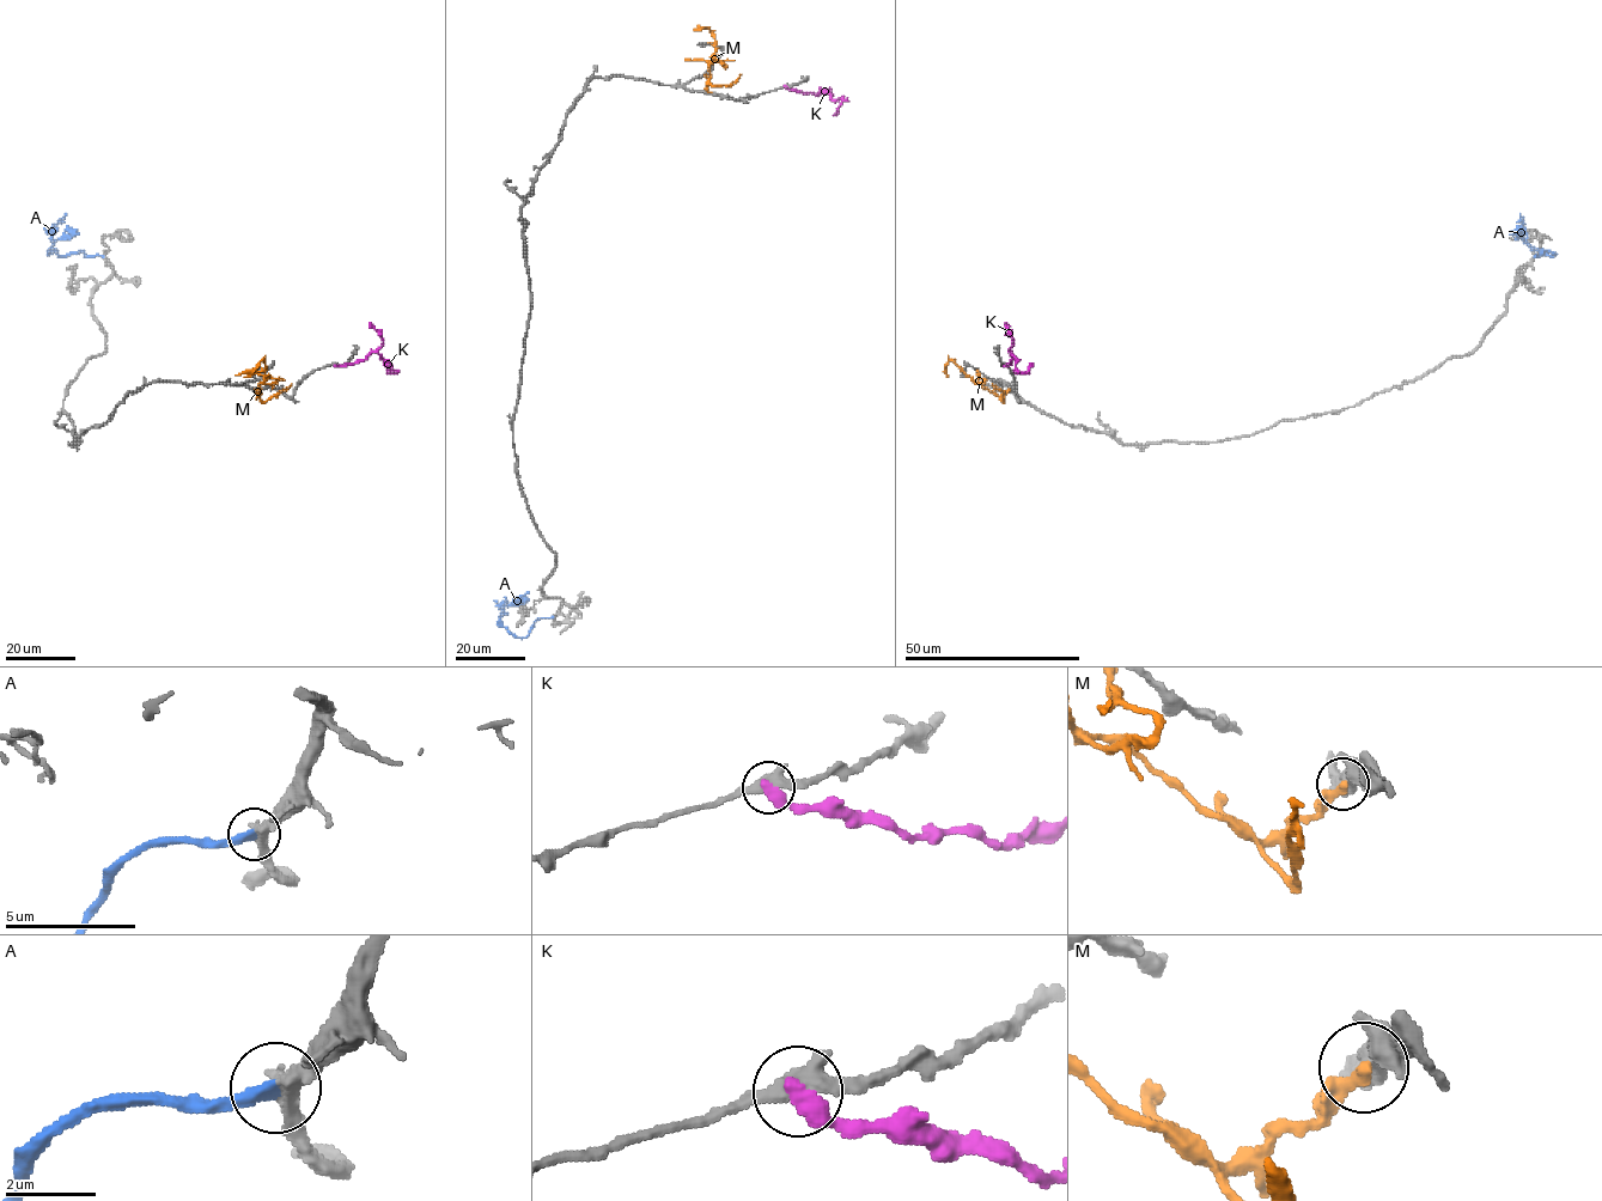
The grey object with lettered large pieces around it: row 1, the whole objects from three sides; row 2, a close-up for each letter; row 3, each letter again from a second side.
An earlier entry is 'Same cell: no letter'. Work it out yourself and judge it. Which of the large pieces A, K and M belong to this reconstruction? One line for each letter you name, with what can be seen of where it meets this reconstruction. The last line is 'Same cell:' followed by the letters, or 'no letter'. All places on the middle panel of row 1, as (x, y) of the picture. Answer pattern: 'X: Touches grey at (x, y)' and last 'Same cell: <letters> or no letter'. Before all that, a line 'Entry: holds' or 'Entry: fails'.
Entry: fails
A: Touches grey at (553, 616)
Same cell: A

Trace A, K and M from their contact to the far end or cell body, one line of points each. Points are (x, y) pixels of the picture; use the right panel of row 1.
A: (1534, 256), (1543, 250), (1554, 252), (1552, 256), (1527, 245), (1521, 230), (1510, 235)
K: (1004, 366), (1010, 363), (1009, 352), (1017, 359), (1016, 369), (1019, 372), (1027, 372), (1033, 363)
M: (1010, 389), (998, 396), (976, 383), (985, 382), (978, 372), (976, 376)

